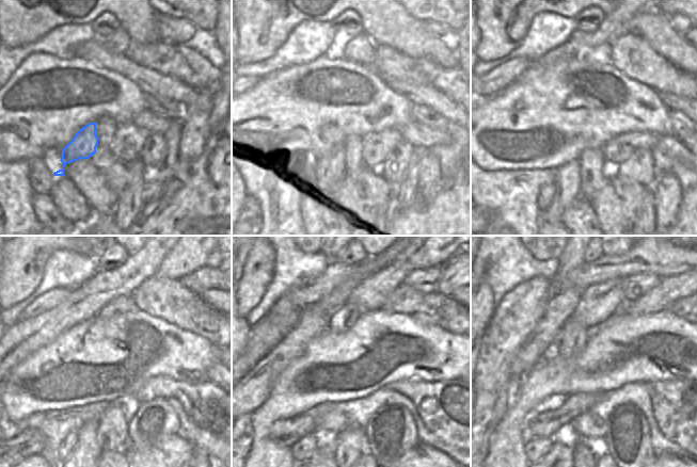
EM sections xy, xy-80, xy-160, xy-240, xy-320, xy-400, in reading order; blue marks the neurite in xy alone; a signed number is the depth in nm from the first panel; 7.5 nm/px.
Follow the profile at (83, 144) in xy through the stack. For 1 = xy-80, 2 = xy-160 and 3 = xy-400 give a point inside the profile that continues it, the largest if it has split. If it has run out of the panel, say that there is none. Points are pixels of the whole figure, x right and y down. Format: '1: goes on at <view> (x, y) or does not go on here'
1: goes on at xy-80 (303, 179)
2: goes on at xy-160 (545, 194)
3: goes on at xy-400 (535, 449)

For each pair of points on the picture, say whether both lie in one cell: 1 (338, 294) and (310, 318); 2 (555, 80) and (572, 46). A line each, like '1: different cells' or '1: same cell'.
1: different cells
2: different cells

